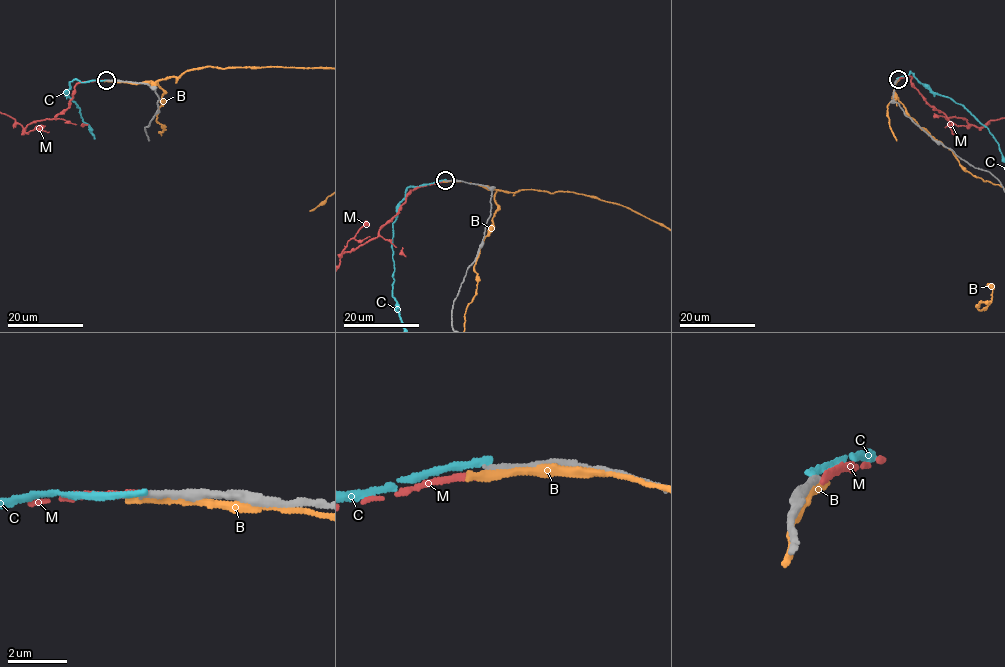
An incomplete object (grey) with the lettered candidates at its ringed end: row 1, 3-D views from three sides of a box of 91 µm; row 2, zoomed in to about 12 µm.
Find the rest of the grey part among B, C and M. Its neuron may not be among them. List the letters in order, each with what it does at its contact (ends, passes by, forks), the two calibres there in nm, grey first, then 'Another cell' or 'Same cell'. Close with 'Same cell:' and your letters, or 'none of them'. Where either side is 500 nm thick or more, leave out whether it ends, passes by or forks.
B: It passes by. Thickness 300 nm (grey) against 280 nm. Another cell
C: It ends there. Thickness 260 nm (grey) against 220 nm. Another cell
M: It ends there. Thickness 240 nm (grey) against 200 nm. Another cell
Same cell: none of them

